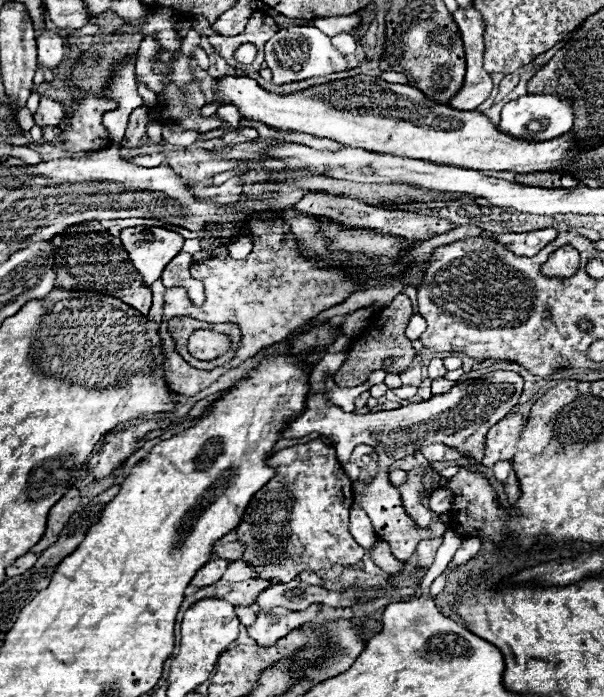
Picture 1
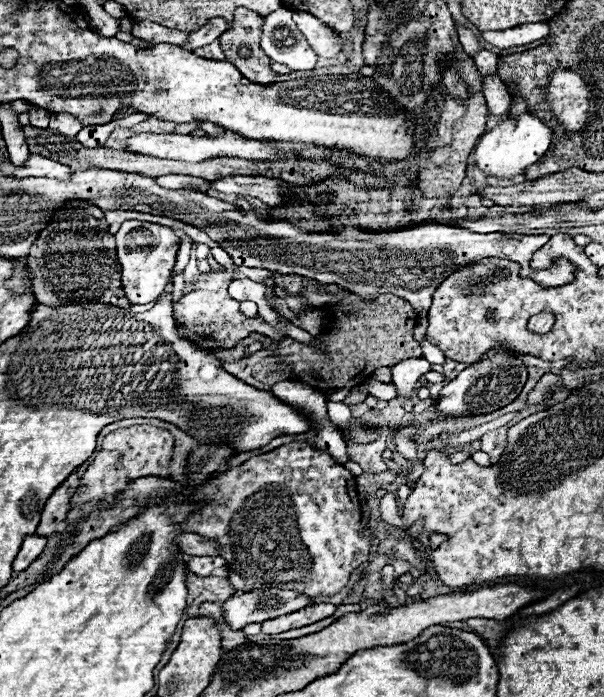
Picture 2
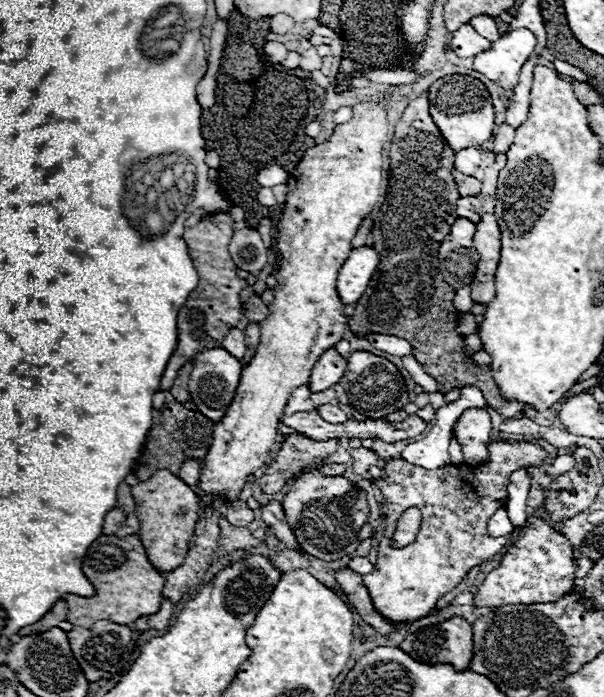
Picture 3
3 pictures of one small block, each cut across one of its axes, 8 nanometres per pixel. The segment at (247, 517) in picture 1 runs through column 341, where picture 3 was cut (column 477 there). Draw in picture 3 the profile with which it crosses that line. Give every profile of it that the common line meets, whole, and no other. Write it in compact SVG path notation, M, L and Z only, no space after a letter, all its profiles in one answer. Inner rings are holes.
M494 442L488 444L488 460L478 466L442 466L440 470L424 470L412 466L402 458L388 460L384 466L384 478L374 478L374 486L384 496L384 514L388 526L386 540L378 542L378 562L370 574L364 574L364 586L372 594L372 602L380 614L392 622L408 622L422 618L428 610L436 608L438 598L452 592L462 578L490 556L498 554L512 542L514 534L504 538L488 536L488 518L508 500L510 474L548 462L548 452L530 442ZM408 508L422 512L422 524L416 540L404 548L392 548L390 536L400 514Z

